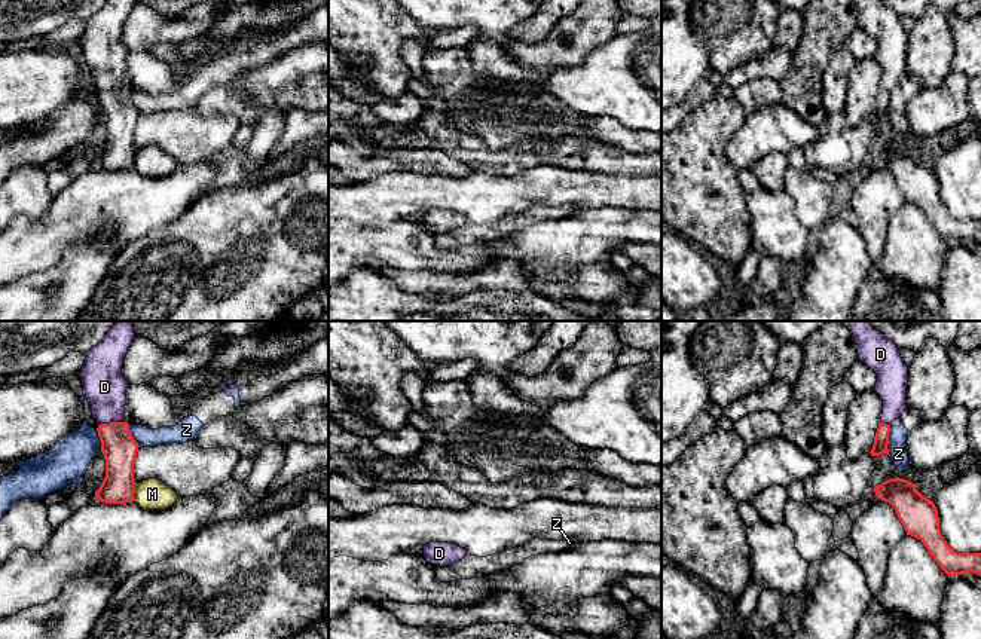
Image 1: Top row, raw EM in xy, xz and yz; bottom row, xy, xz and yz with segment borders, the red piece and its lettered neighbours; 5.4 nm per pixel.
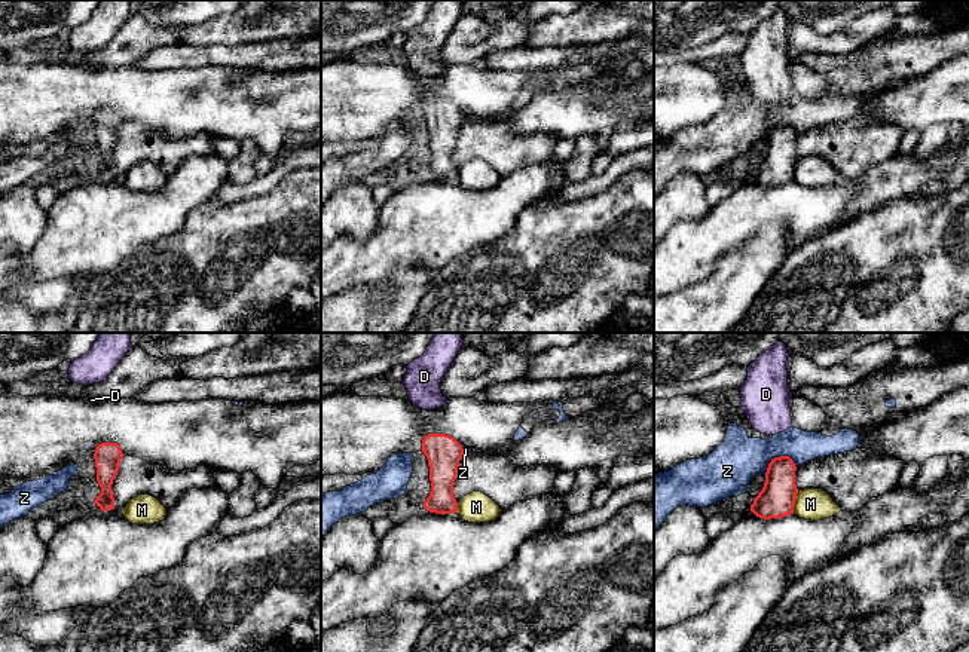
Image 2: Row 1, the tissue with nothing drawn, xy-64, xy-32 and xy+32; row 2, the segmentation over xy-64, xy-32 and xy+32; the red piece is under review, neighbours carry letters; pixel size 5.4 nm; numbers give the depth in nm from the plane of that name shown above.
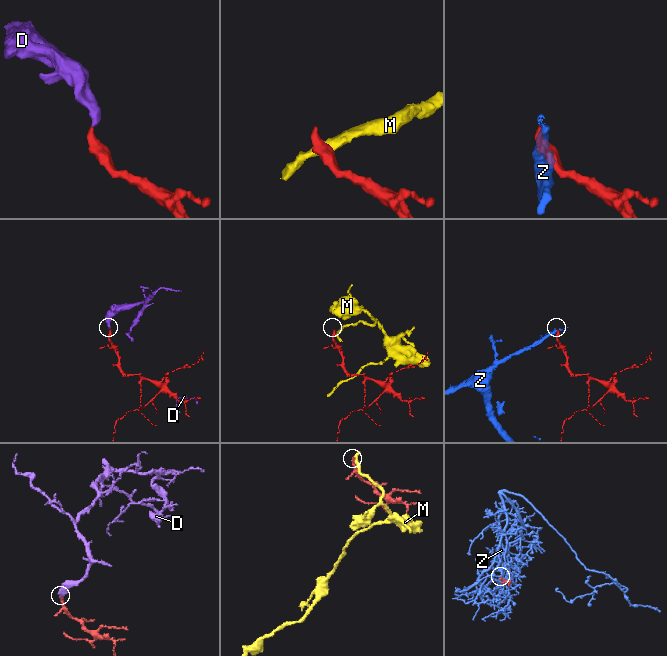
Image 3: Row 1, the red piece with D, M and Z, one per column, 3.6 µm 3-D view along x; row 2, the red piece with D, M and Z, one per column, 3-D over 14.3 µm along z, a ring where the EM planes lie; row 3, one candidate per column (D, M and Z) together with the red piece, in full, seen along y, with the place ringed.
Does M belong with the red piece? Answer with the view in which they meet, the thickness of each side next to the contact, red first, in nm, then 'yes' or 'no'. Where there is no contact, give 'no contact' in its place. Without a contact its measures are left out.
contact in xy; calibres 190 and 170 nm; no

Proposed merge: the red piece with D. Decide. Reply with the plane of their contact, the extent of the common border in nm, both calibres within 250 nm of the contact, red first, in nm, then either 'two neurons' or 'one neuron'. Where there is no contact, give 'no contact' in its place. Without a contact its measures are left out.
meets red in xy; contact 140 nm long; 190 nm thick on the red side, 240 nm on the other; one neuron

